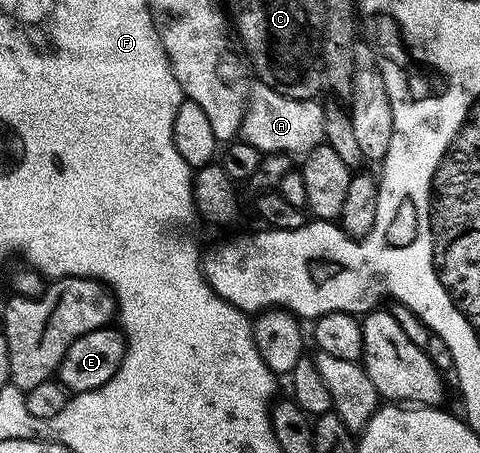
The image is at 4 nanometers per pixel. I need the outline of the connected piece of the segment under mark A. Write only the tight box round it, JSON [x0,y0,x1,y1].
[241,83,326,159]

